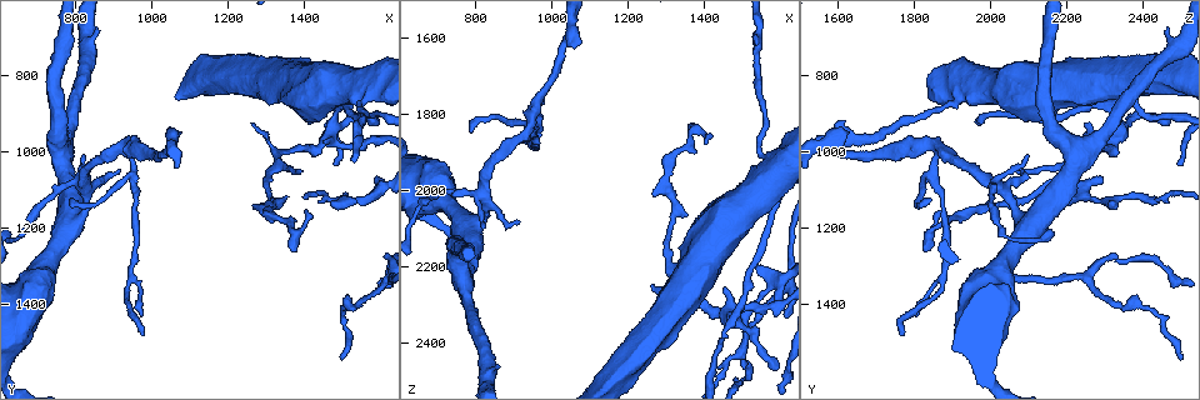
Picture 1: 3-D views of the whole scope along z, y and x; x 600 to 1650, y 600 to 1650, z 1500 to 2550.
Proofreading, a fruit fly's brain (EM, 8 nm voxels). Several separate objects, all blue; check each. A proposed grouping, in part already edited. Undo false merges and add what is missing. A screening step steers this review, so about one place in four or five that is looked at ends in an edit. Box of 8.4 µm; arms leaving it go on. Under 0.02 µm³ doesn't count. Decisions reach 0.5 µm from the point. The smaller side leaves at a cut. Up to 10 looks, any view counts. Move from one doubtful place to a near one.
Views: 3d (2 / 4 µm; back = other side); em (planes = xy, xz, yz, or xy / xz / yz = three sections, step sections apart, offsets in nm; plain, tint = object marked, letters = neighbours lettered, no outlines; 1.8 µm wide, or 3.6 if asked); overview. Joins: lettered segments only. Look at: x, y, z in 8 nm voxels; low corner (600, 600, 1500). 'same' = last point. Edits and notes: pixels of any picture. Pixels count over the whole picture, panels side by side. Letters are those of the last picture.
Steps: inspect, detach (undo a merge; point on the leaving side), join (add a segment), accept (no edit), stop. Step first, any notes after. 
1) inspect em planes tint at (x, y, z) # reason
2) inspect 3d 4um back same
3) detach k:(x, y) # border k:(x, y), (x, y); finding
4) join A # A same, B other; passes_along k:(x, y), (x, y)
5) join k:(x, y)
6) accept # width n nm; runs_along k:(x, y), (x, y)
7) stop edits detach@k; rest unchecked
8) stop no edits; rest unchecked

inspect 3d 2um back at (1475, 940, 2340) # a narrow waist

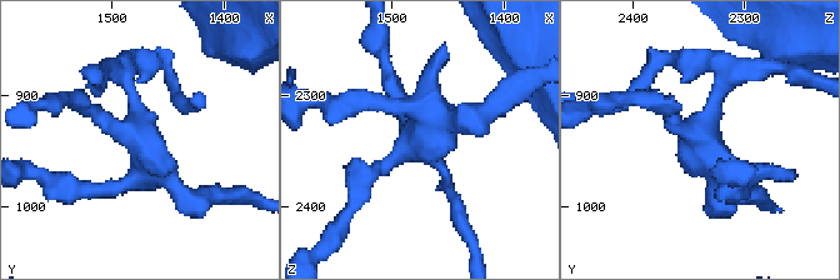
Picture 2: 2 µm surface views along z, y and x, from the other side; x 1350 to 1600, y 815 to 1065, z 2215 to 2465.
inspect em yz step 8 letters at (1476, 940, 2336)

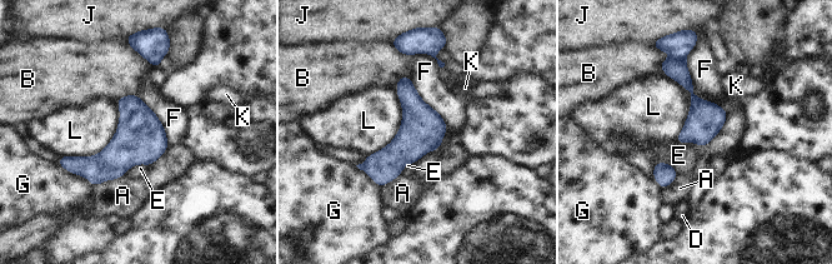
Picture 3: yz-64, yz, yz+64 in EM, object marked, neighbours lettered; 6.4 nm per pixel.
detach 3:(675, 68) # width 240 nm; A other, B other, D other, E other, F other, G other, J other, K other, L other; a second cell is stuck on

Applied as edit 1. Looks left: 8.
inspect overview # redraw

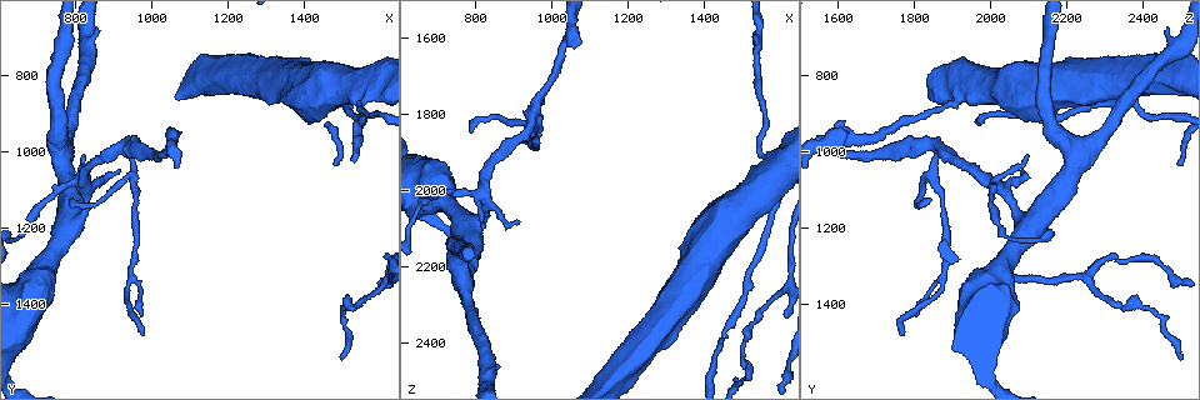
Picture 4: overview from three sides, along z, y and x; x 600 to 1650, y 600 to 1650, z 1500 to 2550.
inspect em 3.6um xy step 8 tint at (1080, 950, 1615) # free end

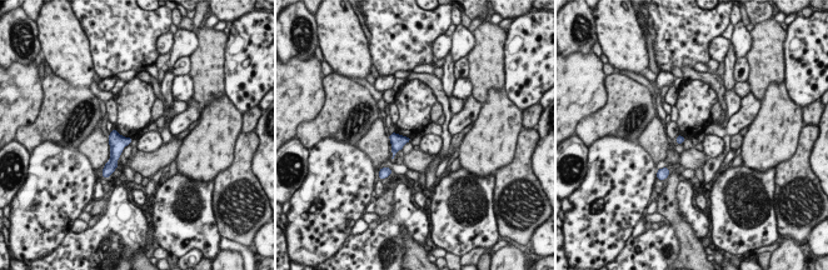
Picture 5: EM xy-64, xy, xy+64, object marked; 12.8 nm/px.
inspect em 3.6um xz step 4 tint same # cut it another way

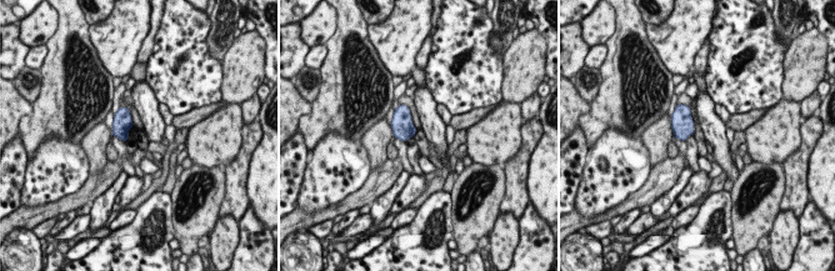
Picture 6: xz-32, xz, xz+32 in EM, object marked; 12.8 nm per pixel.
inspect em 3.6um xz step 4 letters same

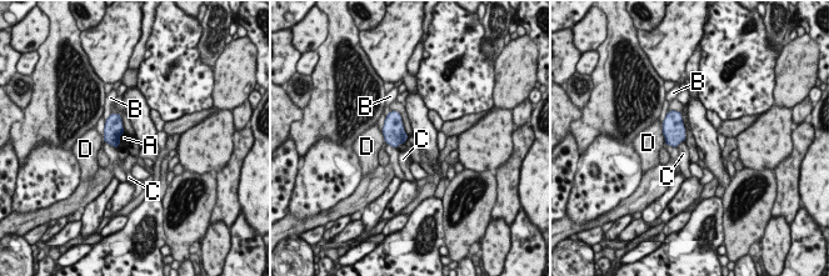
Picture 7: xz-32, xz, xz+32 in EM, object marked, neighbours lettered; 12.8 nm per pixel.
accept # A other, B other, C other, D other; border 7:(124, 131), (118, 145); none of them fits

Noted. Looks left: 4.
stop edits detach@3; rest unchecked

